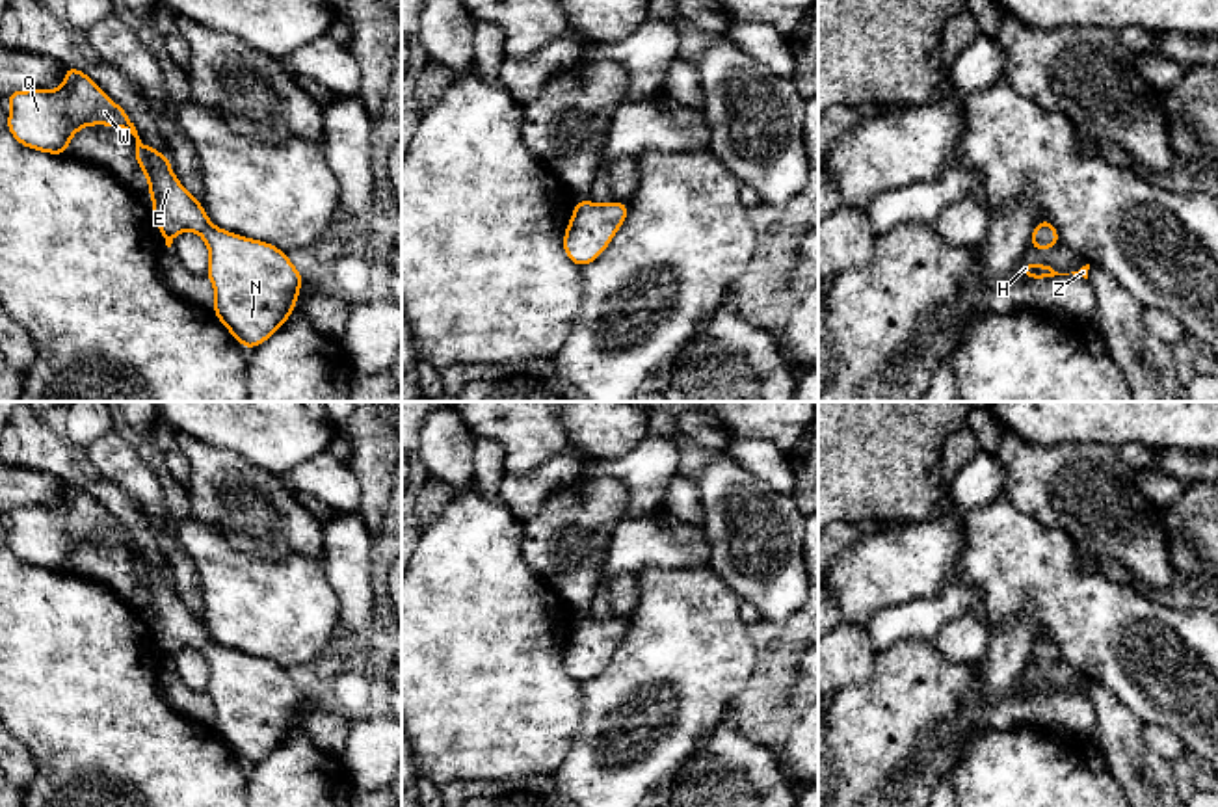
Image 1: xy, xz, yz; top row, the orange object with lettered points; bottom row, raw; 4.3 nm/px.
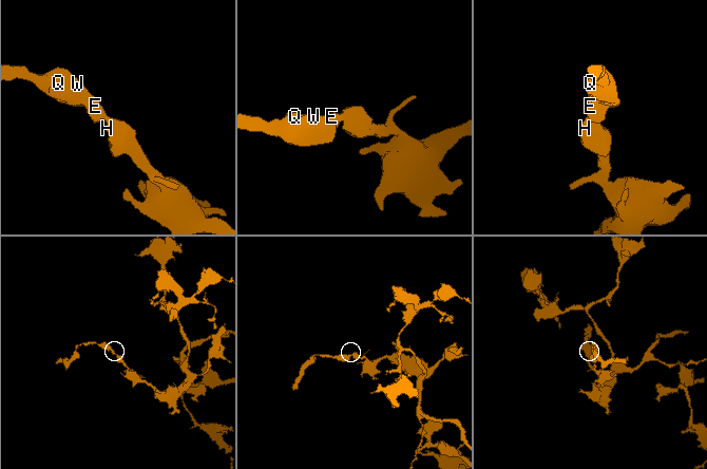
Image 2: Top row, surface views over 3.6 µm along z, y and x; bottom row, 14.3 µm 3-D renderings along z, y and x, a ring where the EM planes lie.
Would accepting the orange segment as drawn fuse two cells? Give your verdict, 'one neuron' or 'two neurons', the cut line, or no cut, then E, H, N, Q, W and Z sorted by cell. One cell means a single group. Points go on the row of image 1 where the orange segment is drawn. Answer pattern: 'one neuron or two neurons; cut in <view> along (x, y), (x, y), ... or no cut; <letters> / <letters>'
one neuron; no cut; E H N Q W Z

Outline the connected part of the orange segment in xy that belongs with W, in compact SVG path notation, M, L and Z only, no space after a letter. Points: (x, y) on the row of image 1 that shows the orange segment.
M65 65L65 84L56 91L28 89L6 93L11 106L7 130L24 147L67 154L76 130L108 125L136 138L134 158L149 177L151 210L171 247L180 231L203 236L210 251L206 277L216 290L212 312L245 348L268 340L292 314L303 275L286 253L268 242L244 238L210 223L205 206L193 199L171 171L167 154L141 143L138 130L82 71Z

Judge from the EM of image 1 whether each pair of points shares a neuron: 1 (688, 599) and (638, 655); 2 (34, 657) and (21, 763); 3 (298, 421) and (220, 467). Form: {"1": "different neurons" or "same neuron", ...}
{"1": "same neuron", "2": "different neurons", "3": "different neurons"}

